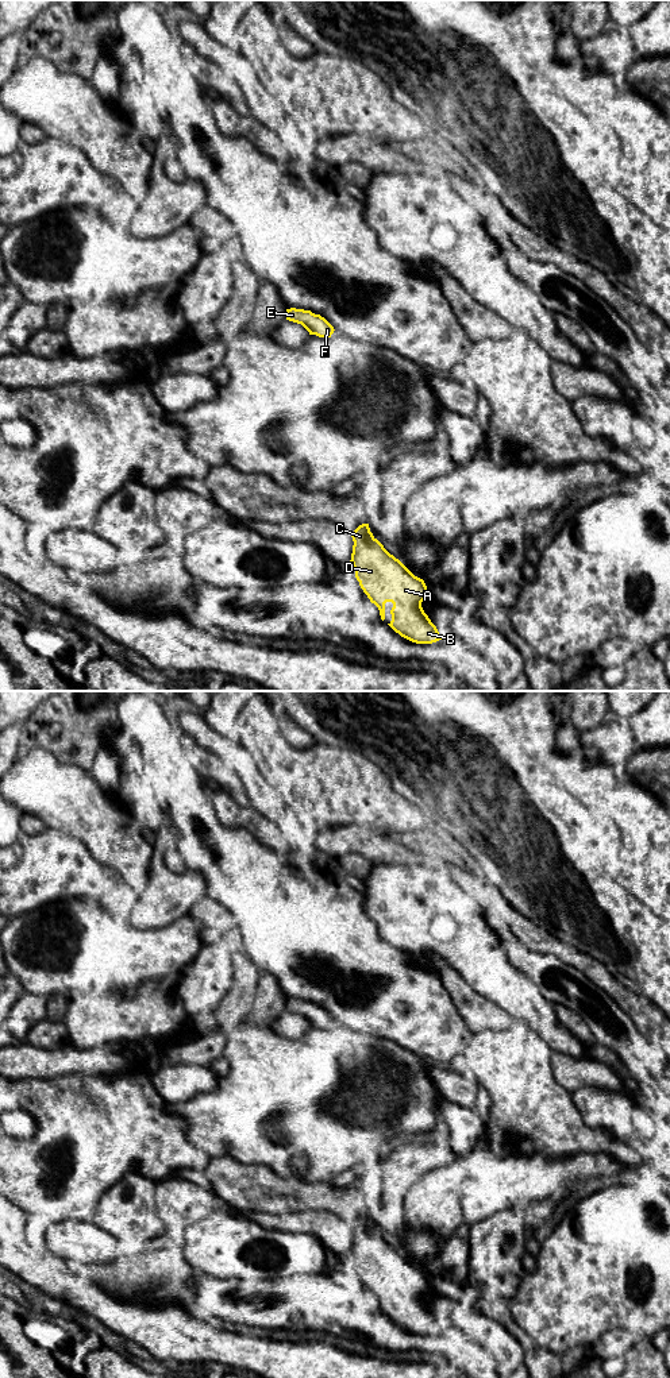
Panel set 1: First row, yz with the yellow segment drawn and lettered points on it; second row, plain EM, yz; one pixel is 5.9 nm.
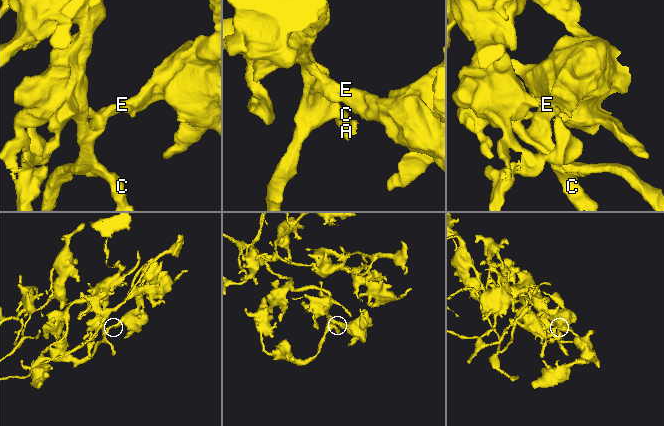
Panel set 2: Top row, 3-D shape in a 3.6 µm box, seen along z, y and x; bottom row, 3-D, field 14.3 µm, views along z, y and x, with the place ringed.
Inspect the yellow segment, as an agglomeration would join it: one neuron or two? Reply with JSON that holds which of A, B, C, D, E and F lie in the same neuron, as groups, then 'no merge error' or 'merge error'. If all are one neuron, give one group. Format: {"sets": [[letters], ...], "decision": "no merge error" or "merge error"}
{"sets": [["A", "B", "C", "D", "E", "F"]], "decision": "no merge error"}

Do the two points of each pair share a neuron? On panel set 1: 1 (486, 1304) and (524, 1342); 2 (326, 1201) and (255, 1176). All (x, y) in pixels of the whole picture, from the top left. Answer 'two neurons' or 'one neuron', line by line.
1: one neuron
2: one neuron

